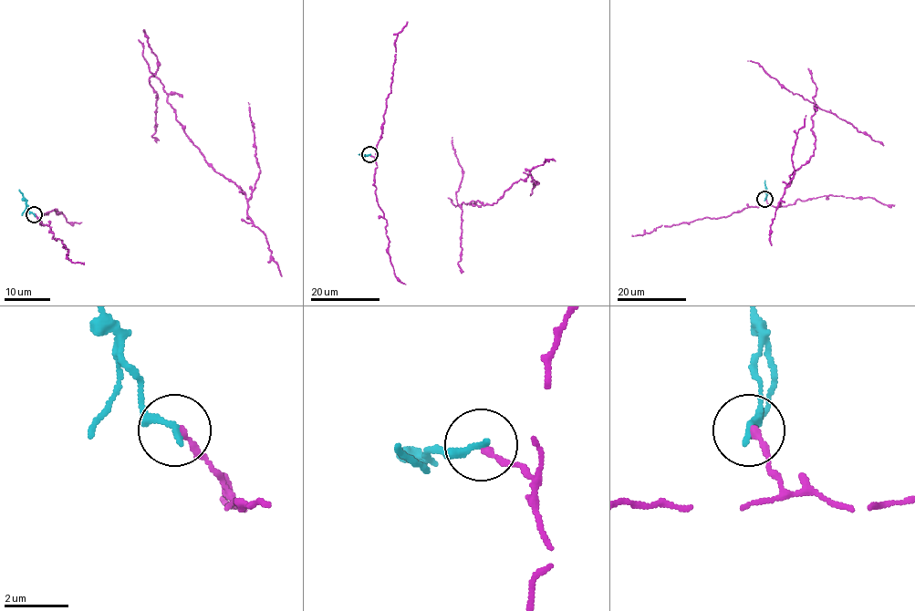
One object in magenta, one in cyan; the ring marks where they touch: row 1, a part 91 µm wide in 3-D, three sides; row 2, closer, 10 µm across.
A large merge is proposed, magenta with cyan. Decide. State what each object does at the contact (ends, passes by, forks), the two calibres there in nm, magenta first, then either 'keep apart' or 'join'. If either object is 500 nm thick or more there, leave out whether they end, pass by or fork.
magenta ends | cyan ends | 220/240 nm | keep apart

